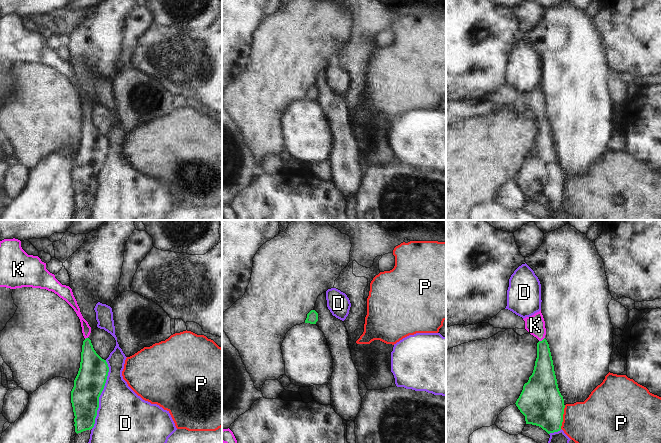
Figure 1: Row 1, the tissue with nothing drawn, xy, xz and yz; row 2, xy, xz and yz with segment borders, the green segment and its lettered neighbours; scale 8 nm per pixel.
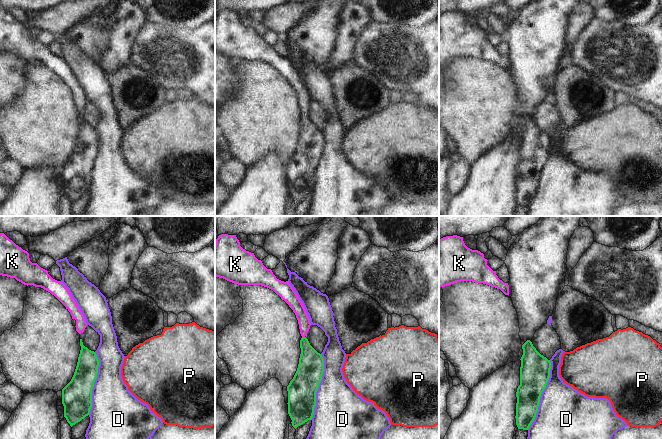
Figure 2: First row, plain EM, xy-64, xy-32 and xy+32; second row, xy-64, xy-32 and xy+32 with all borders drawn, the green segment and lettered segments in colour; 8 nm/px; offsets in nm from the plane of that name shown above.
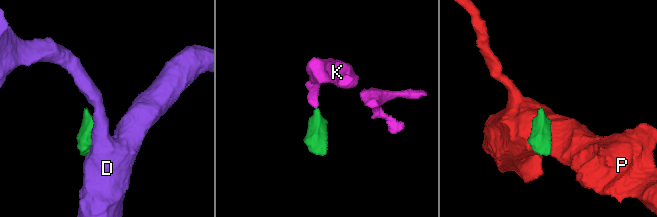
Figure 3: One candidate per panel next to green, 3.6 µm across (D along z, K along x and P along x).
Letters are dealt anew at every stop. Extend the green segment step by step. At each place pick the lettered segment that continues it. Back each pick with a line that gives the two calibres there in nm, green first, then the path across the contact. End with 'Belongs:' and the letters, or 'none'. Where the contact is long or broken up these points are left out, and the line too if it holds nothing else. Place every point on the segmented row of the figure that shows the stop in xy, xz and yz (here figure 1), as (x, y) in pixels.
K: 160/160 nm | across yz (543, 371), (542, 340), (535, 325)
Belongs: K

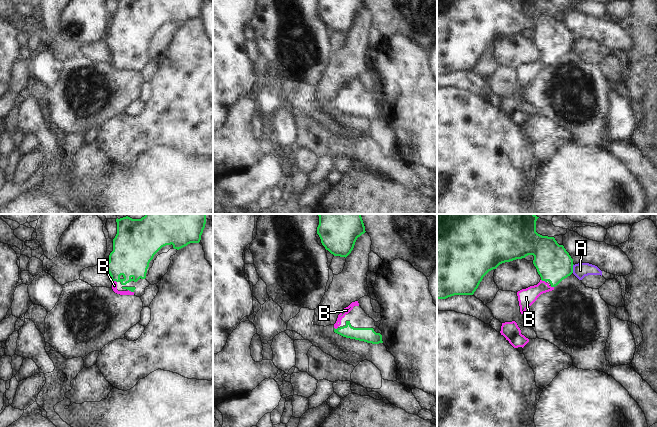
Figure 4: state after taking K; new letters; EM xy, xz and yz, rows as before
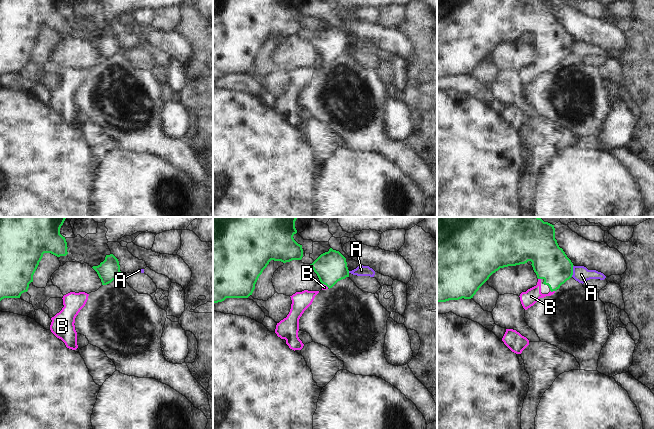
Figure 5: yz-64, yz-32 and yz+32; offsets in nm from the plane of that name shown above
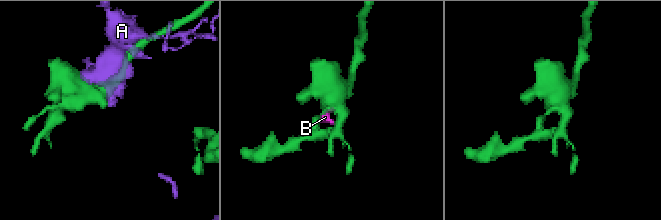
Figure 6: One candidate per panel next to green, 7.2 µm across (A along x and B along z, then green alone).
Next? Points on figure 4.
B: 280/140 nm | across yz (553, 263), (543, 280), (526, 297)
Belongs: B

